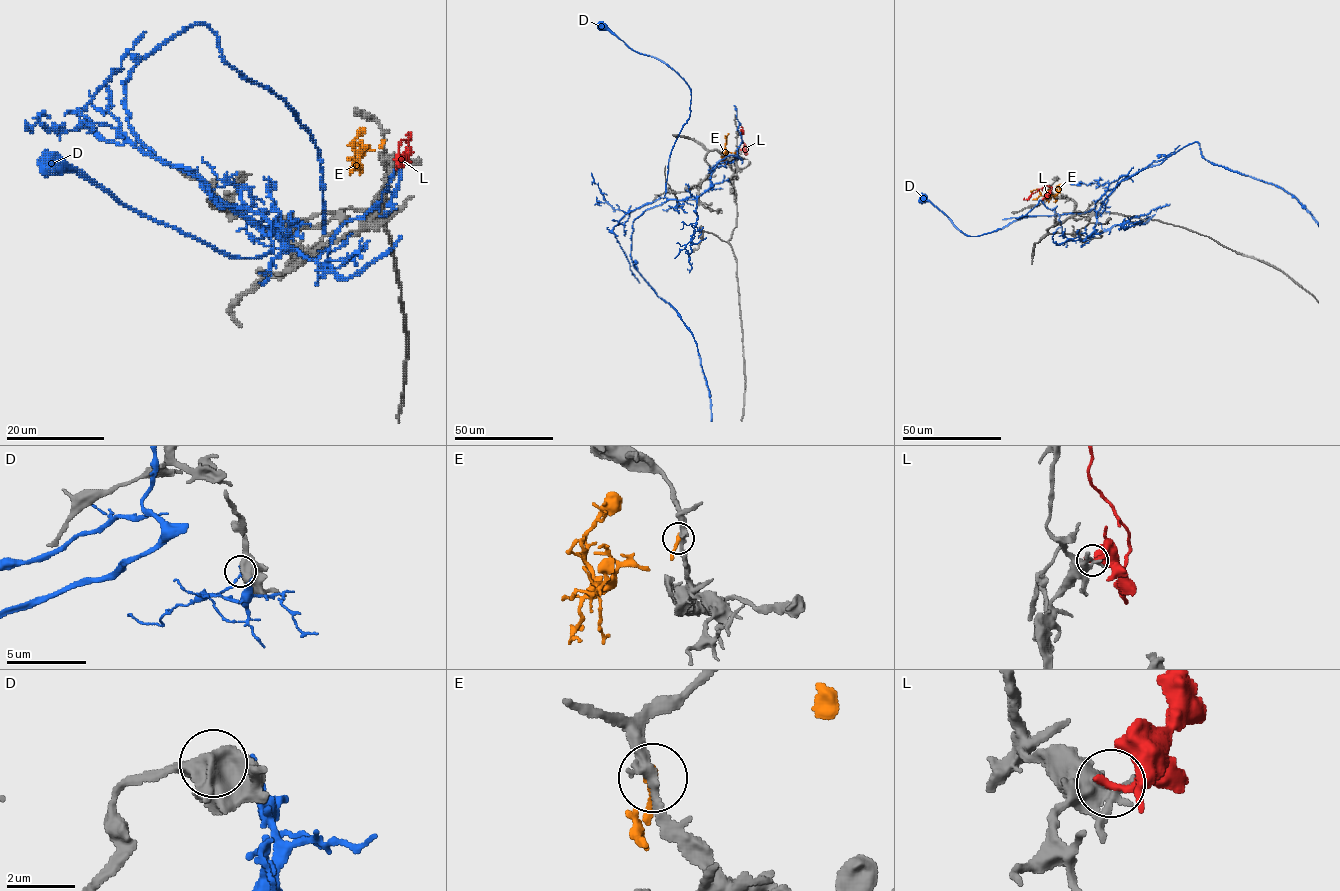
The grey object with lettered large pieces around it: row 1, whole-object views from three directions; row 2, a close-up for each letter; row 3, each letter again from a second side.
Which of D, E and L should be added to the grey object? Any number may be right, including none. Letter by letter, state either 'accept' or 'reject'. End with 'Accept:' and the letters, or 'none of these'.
D: reject
E: reject
L: reject
Accept: none of these

